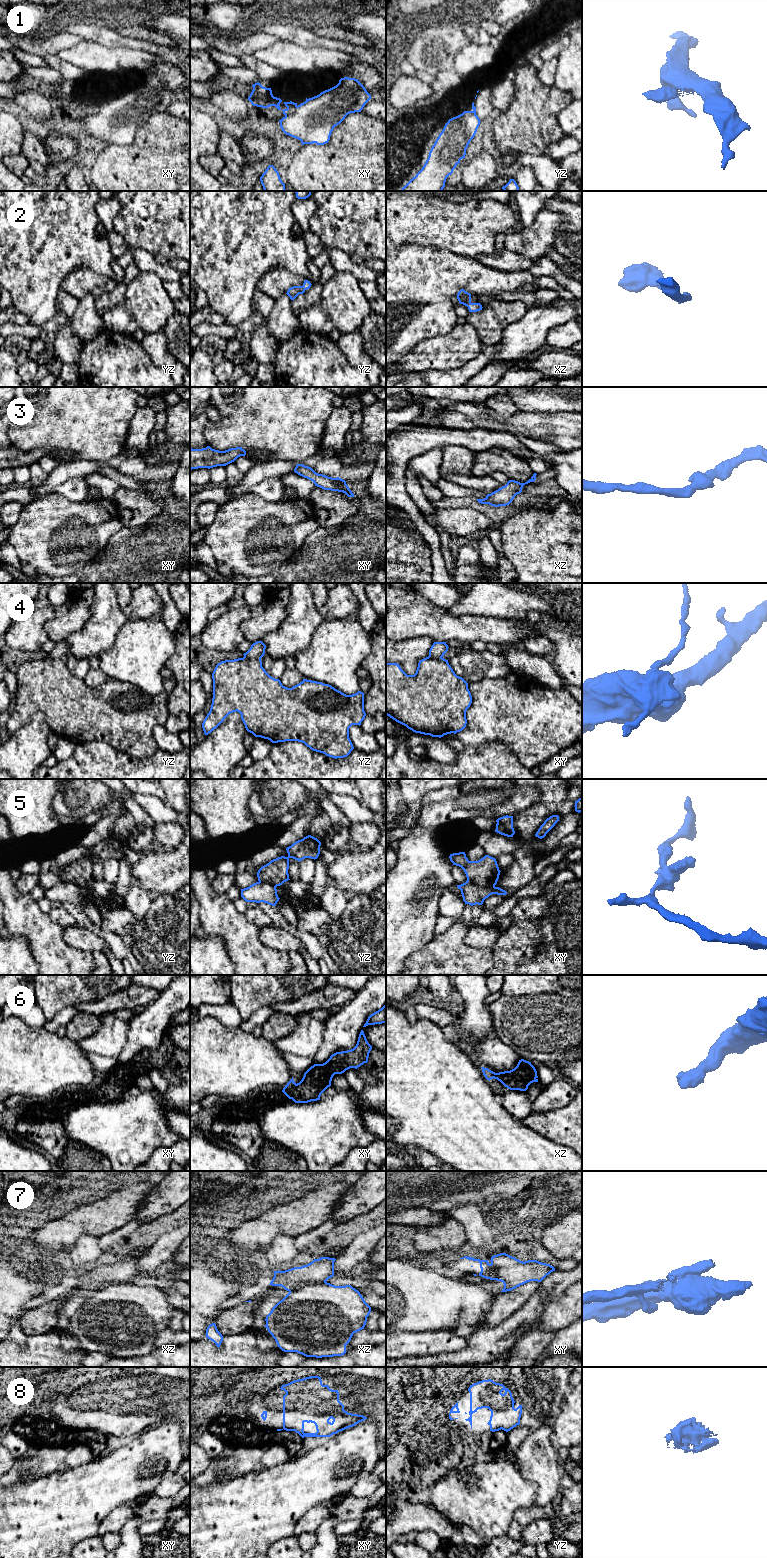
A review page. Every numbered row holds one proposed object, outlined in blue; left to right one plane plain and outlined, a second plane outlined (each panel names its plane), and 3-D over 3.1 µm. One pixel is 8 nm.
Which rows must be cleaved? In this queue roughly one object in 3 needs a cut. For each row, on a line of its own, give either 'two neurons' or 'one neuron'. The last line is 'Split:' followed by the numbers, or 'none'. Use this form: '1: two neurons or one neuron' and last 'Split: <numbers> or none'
1: two neurons
2: one neuron
3: one neuron
4: two neurons
5: two neurons
6: one neuron
7: two neurons
8: one neuron
Split: 1, 4, 5, 7

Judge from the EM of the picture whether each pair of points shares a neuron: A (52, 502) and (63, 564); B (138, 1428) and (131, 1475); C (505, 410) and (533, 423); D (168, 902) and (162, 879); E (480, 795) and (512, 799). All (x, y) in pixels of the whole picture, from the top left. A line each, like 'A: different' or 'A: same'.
A: same
B: different
C: different
D: different
E: same

